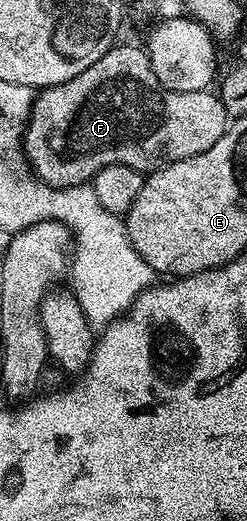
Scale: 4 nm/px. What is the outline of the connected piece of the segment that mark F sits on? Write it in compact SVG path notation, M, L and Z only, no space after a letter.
M115 43L114 47L109 48L106 53L101 56L92 66L88 66L88 70L84 70L80 74L76 74L76 78L72 78L63 84L57 84L51 88L43 88L37 93L34 99L34 108L30 111L30 120L26 123L26 135L24 137L24 151L29 167L32 169L38 179L43 180L45 184L51 184L53 188L74 188L78 184L86 184L93 181L93 178L101 168L119 164L120 166L128 166L132 170L149 174L155 172L157 168L165 168L172 162L180 162L184 158L192 158L196 154L204 154L204 150L208 150L212 146L216 146L216 142L220 142L220 138L225 134L228 127L228 117L226 107L223 106L221 99L217 95L213 96L213 91L203 90L200 92L173 92L161 86L155 87L155 92L149 92L146 84L152 86L158 84L156 74L150 65L150 53L145 47L137 48L134 44Z

